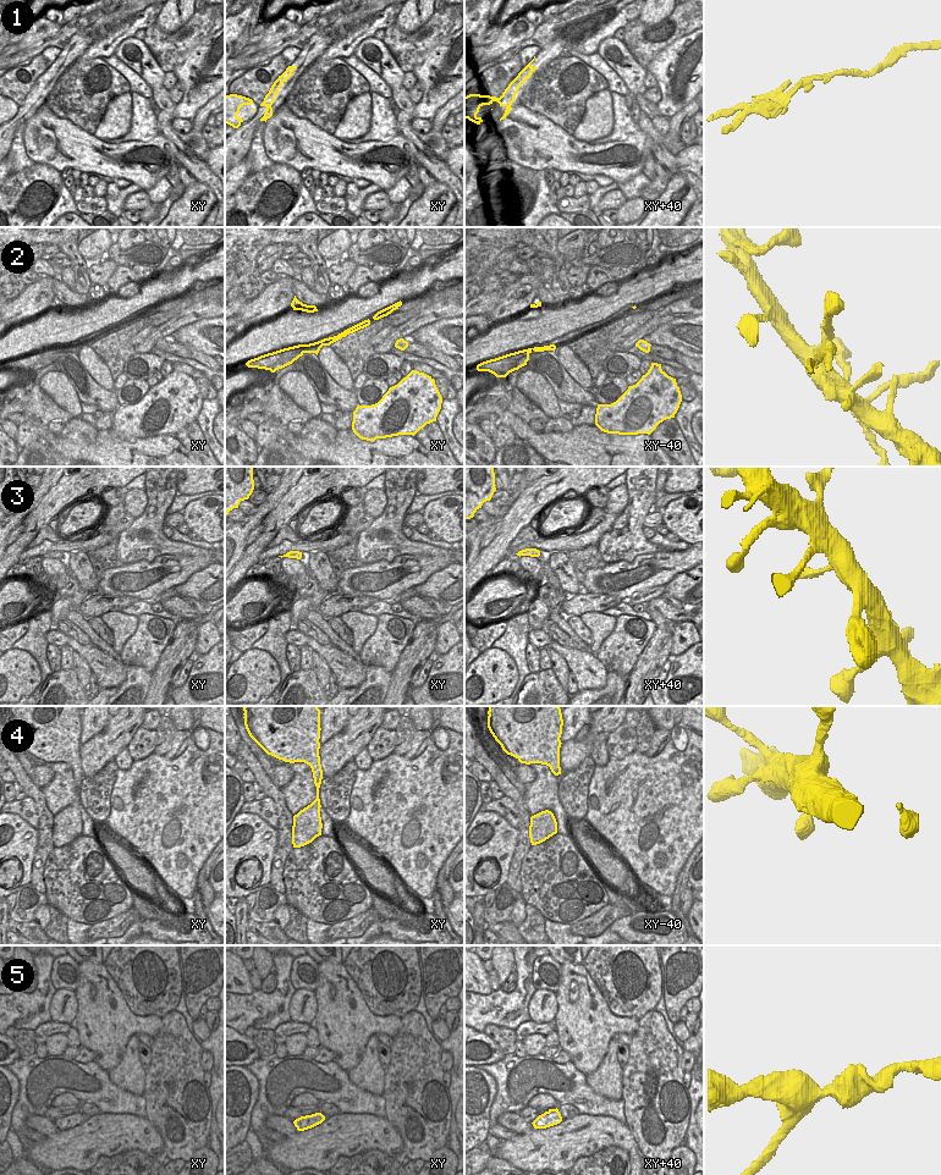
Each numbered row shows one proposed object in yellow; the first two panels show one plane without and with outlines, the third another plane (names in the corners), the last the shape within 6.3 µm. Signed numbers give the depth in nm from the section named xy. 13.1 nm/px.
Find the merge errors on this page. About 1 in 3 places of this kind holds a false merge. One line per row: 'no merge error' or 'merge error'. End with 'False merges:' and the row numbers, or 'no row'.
1: merge error
2: merge error
3: no merge error
4: no merge error
5: no merge error
False merges: 1, 2

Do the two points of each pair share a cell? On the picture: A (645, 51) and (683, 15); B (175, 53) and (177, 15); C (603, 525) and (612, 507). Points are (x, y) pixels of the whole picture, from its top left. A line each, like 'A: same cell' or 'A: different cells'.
A: same cell
B: different cells
C: different cells

